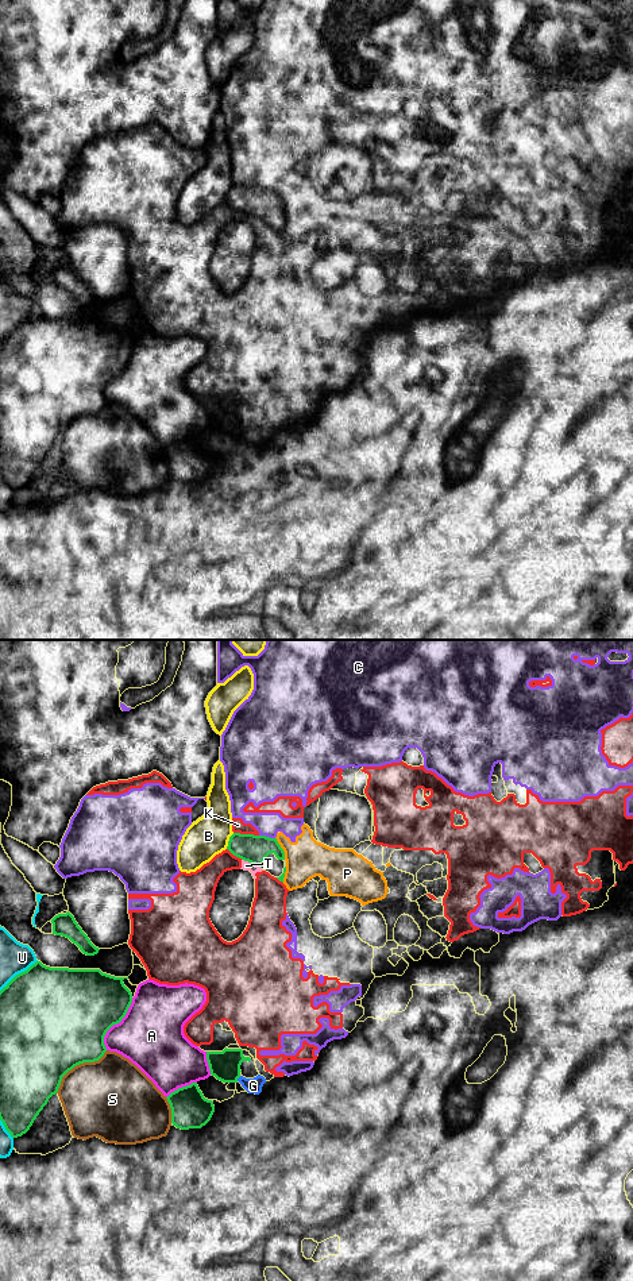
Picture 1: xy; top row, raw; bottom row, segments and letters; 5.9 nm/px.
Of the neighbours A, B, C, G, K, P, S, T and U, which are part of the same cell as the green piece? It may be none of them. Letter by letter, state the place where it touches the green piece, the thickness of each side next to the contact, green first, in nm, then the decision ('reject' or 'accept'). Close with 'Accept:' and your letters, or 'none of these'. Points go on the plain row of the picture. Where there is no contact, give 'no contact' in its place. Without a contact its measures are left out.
A: meets green in xy at (116, 375); 440 nm thick on the green side, 380 nm on the other; reject
B: meets green in xy at (228, 193); 160 nm thick on the green side, 240 nm on the other; reject
C: meets green in xy at (267, 189); 160 nm thick on the green side, 140 nm on the other; reject
G: meets green in xy at (238, 429); 180 nm thick on the green side, 100 nm on the other; reject
K: meets green in xy at (246, 186); 160 nm thick on the green side, 80 nm on the other; reject
P: meets green in xy at (281, 200); 160 nm thick on the green side, 240 nm on the other; reject
S: meets green in xy at (77, 416); 500 nm thick on the green side, 460 nm on the other; reject
T: meets green in xy at (251, 215); 160 nm thick on the green side, 60 nm on the other; reject
U: meets green in xy at (19, 325); 500 nm thick on the green side, 190 nm on the other; reject
Accept: none of these

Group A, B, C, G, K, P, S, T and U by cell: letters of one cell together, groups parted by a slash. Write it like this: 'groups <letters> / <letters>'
groups A / B / C G K P T / S / U

